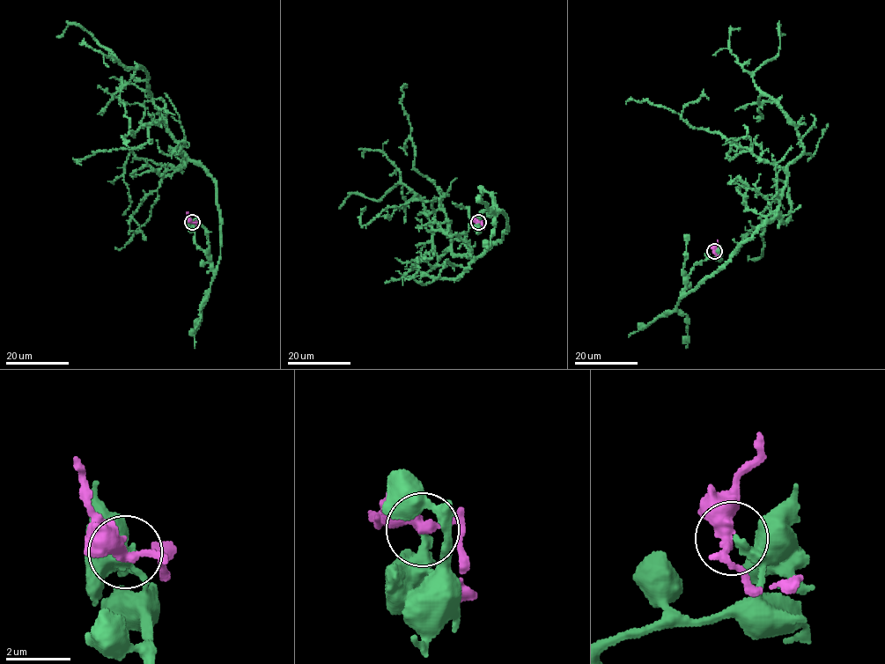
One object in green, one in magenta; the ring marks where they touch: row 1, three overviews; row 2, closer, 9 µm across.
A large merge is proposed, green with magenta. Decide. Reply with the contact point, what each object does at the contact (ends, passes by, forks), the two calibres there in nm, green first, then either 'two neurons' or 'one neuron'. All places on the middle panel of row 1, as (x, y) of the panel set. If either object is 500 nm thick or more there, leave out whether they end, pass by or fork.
at (478, 222); green ends there; magenta passes by; 320 nm thick on the green side, 360 nm on the other; two neurons

